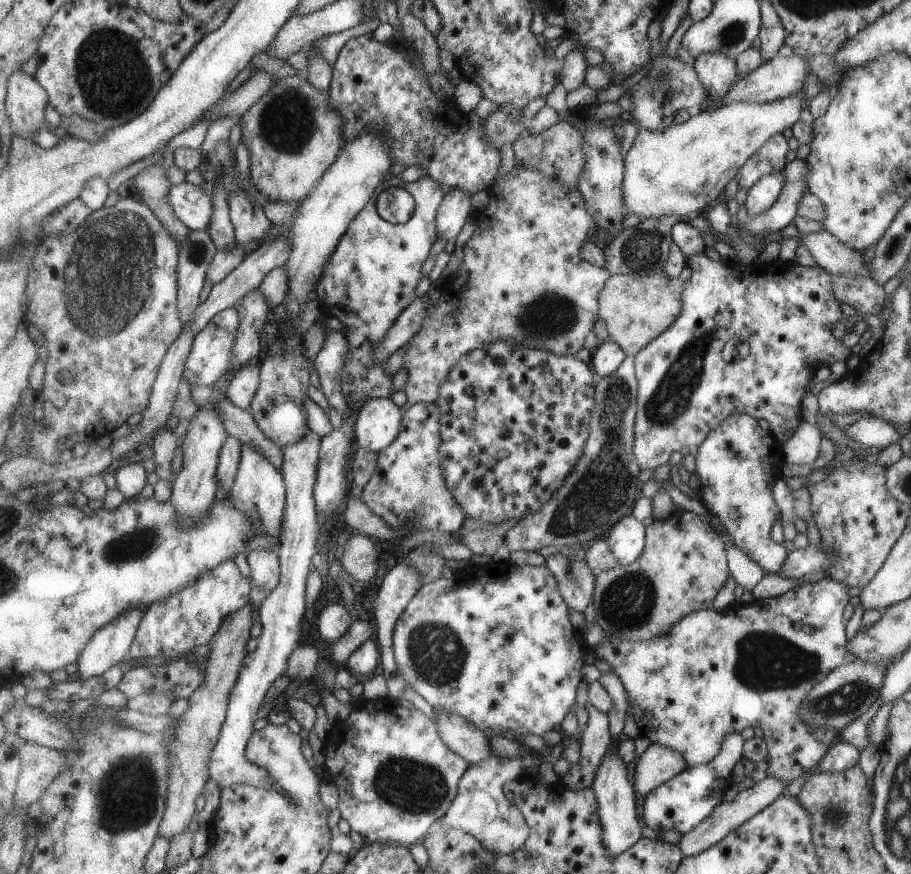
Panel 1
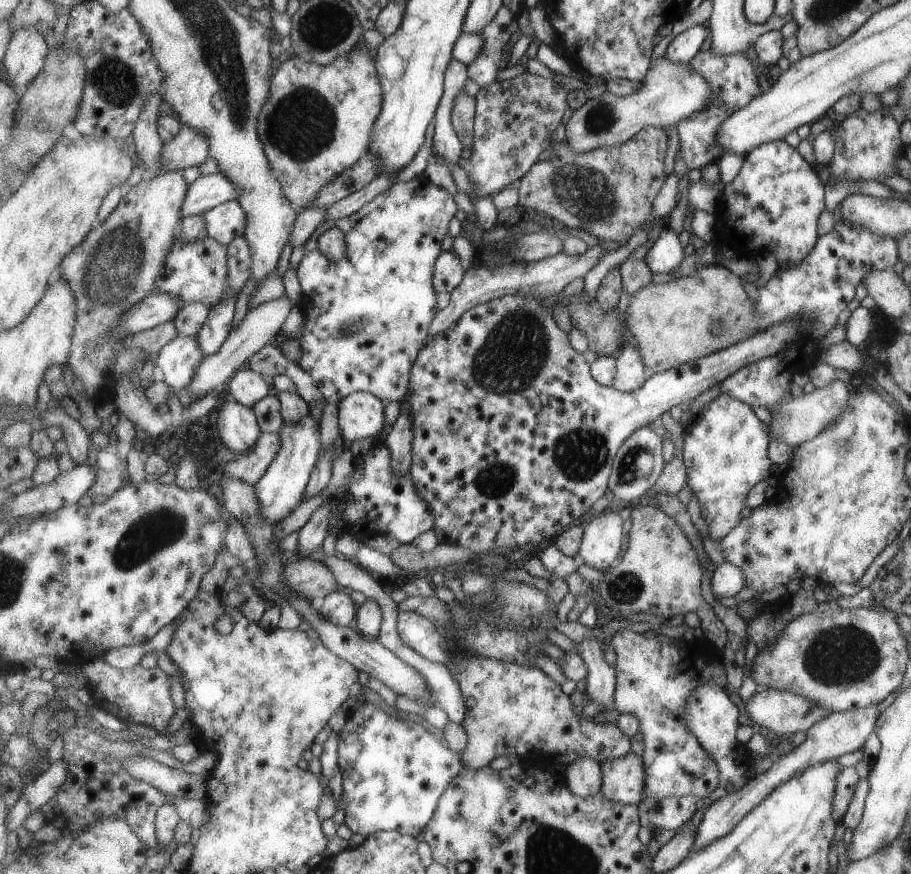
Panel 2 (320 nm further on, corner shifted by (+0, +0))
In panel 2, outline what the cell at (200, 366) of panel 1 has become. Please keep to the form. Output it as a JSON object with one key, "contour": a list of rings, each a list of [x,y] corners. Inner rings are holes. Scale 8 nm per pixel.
{"contour":[[[179,335],[160,350],[154,363],[159,378],[171,388],[179,390],[191,384],[206,356],[197,338]]]}

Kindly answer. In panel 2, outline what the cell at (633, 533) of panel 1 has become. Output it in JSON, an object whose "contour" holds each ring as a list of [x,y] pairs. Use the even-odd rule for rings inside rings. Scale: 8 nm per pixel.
{"contour":[[[605,510],[586,525],[577,557],[597,574],[609,571],[623,550],[628,528],[628,522],[623,522],[619,513]]]}

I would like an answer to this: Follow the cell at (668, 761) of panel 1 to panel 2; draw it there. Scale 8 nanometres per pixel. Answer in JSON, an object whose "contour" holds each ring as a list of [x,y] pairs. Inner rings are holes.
{"contour":[[[629,753],[621,758],[605,760],[602,793],[613,802],[639,805],[646,790],[646,764],[642,756]]]}

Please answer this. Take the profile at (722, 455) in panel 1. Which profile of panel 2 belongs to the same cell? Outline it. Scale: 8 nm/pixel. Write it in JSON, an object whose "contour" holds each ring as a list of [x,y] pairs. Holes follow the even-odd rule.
{"contour":[[[721,392],[717,398],[704,406],[697,417],[692,418],[683,431],[683,436],[682,455],[688,470],[688,486],[701,503],[703,516],[710,526],[710,536],[715,541],[721,541],[743,520],[741,510],[745,508],[745,500],[751,488],[757,482],[767,480],[769,476],[774,475],[771,471],[773,462],[770,457],[770,436],[767,425],[757,418],[750,404]]]}

